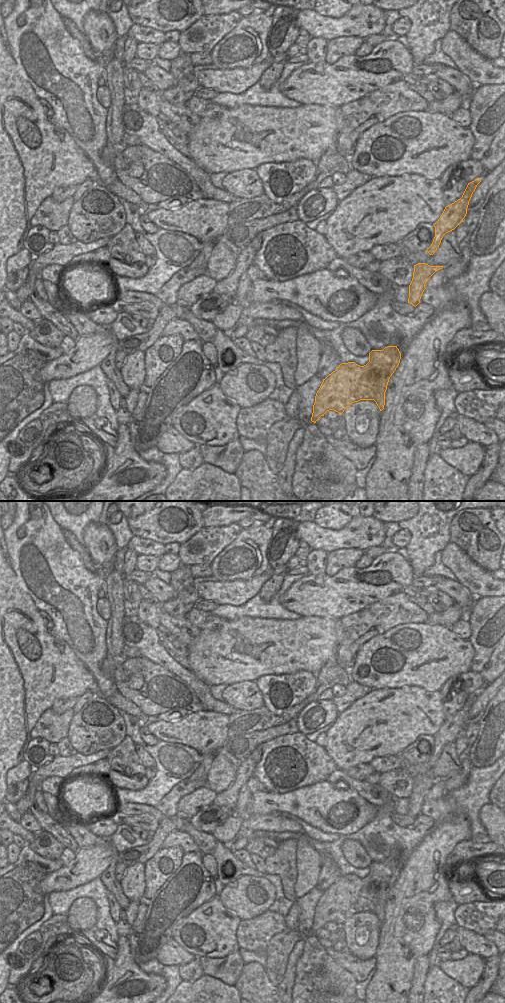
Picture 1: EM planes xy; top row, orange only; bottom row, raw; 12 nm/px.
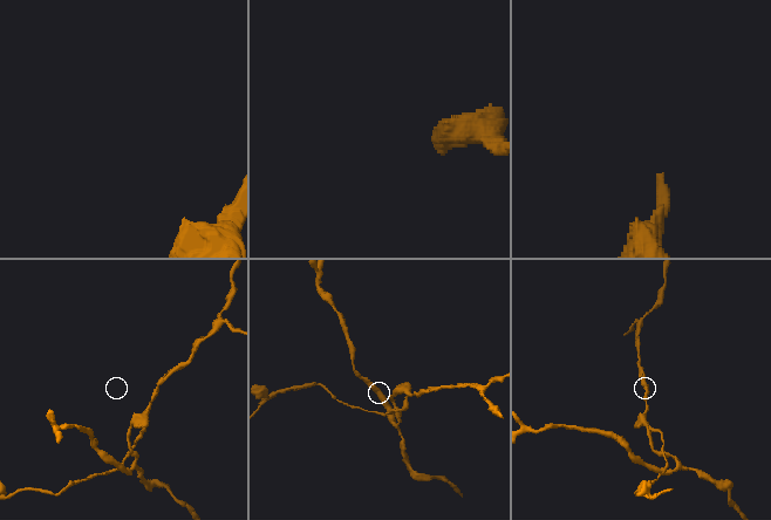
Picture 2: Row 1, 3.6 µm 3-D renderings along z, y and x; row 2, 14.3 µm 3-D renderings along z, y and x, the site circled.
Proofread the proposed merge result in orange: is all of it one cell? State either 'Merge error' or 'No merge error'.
Merge error

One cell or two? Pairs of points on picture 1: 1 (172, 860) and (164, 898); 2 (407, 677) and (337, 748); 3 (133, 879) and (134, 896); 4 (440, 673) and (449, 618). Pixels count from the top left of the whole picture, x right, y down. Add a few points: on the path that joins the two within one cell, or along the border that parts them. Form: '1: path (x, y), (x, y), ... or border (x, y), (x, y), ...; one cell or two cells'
1: border (182, 858), (181, 865), (153, 895); two cells
2: border (421, 687), (380, 687), (374, 690); two cells
3: path (133, 883), (134, 892); one cell
4: border (427, 622), (450, 627); two cells

